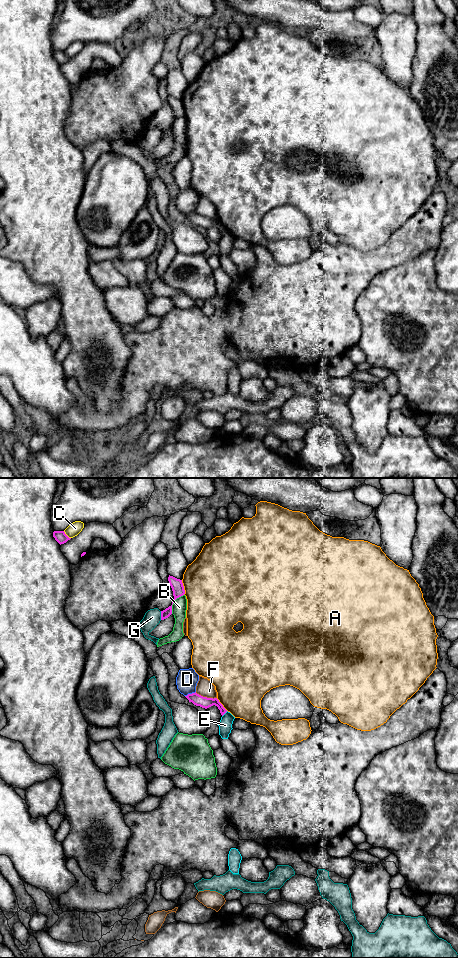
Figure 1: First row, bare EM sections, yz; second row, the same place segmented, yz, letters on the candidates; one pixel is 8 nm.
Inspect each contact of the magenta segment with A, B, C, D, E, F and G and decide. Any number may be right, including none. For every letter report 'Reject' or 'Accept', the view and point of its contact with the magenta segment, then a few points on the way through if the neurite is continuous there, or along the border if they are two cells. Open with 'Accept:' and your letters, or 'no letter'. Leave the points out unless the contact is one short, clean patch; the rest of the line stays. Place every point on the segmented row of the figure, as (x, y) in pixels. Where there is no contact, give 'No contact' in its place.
Accept: no letter
A: Reject. Touches magenta at yz (183, 587)
B: Reject. Touches magenta at yz (173, 602)
C: Reject. Touches magenta at yz (66, 535)
D: Reject. Touches magenta at yz (190, 694). Boundary: yz (195, 691), (185, 696)
E: Reject. Touches magenta at yz (224, 713). Boundary: yz (227, 711), (222, 716)
F: Reject. Touches magenta at yz (206, 697)
G: Reject. Touches magenta at yz (161, 615). Boundary: yz (160, 611), (161, 619)

